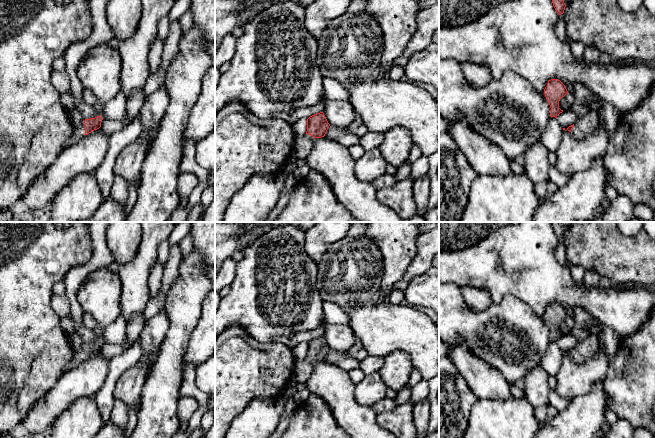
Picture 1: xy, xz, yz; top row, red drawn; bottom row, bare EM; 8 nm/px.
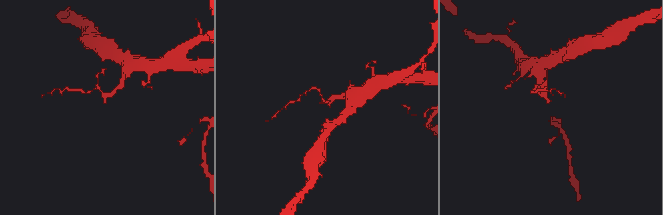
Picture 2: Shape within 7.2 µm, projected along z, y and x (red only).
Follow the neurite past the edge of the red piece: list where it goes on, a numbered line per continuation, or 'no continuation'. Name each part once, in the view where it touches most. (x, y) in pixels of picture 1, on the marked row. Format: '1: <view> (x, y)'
1: xy (79, 131)

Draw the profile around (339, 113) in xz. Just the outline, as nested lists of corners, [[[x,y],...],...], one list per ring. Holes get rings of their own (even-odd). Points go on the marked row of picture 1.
[[[326,100],[323,104],[323,113],[331,126],[344,128],[353,123],[355,111],[349,101]]]

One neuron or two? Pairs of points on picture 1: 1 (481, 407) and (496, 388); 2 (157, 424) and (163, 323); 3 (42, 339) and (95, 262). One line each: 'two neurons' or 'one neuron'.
1: two neurons
2: two neurons
3: two neurons

